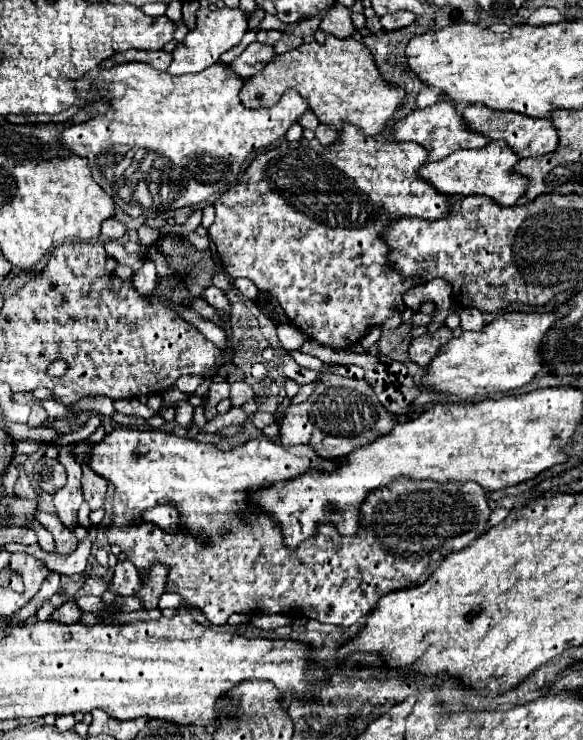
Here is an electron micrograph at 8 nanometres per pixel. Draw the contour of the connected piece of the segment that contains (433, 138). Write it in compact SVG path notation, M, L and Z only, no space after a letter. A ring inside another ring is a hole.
M446 100L428 108L414 110L406 118L398 120L394 124L394 138L398 142L416 142L428 148L428 162L442 160L460 148L484 148L490 142L486 140L486 136L478 136L478 132L470 132L470 128L462 124L462 116L458 116L458 108L454 108L454 104L446 104Z

